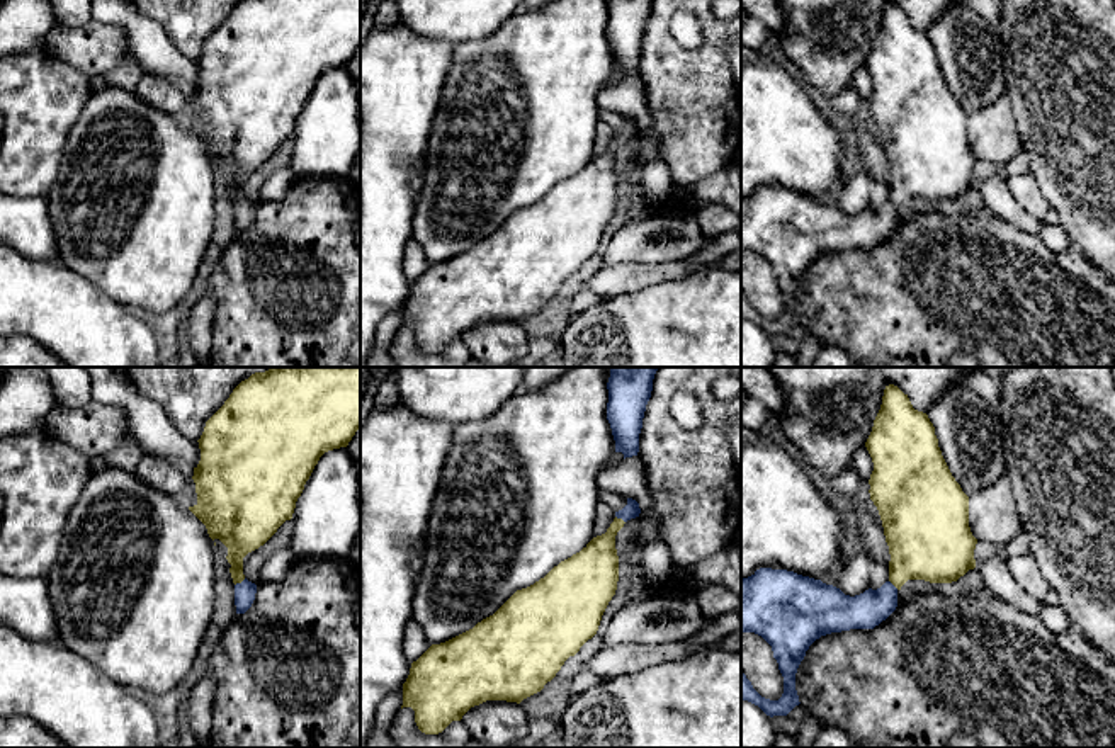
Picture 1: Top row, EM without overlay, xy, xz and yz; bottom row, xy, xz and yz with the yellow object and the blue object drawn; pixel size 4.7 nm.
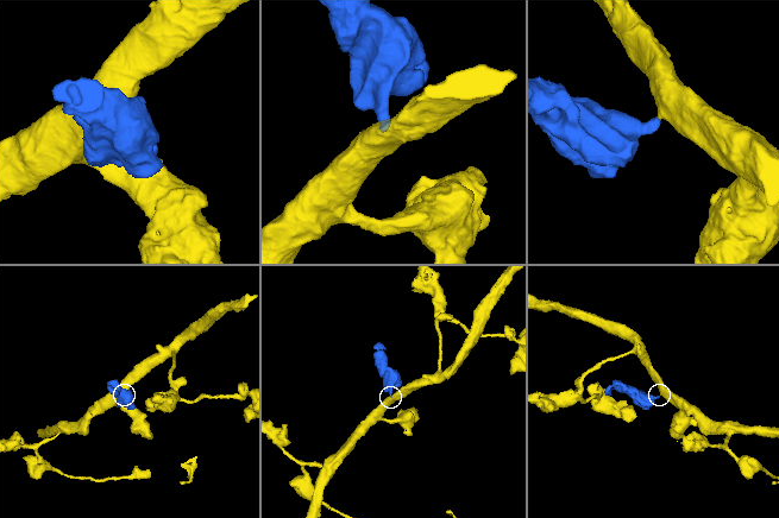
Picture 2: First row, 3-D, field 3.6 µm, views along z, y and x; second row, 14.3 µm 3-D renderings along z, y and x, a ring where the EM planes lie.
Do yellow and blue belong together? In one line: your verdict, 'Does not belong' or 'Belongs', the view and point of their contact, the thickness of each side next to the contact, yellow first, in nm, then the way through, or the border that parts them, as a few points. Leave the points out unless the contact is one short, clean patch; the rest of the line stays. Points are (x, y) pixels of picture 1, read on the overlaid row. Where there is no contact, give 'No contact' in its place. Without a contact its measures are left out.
Belongs. Touches yellow at xy (240, 582). Thickness 220 nm (yellow) against 100 nm. Path across: xy (242, 529), (237, 549), (240, 582), (245, 592)

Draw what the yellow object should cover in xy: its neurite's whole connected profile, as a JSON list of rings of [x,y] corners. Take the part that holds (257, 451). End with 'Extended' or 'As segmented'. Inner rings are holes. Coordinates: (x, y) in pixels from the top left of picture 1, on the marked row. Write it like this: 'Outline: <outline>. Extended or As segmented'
Outline: [[[270,367],[241,381],[224,405],[206,422],[201,435],[201,461],[194,468],[197,503],[189,510],[206,525],[209,537],[228,547],[229,573],[235,583],[236,614],[245,614],[257,593],[257,585],[243,575],[243,558],[263,546],[277,529],[292,518],[320,457],[347,447],[360,428],[360,367]]]. Extended

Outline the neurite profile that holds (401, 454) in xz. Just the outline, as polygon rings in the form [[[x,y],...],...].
[[[399,403],[374,406],[360,428],[360,748],[374,731],[379,704],[410,675],[411,663],[403,653],[415,595],[410,558],[425,541],[452,428],[449,422],[423,418]]]

